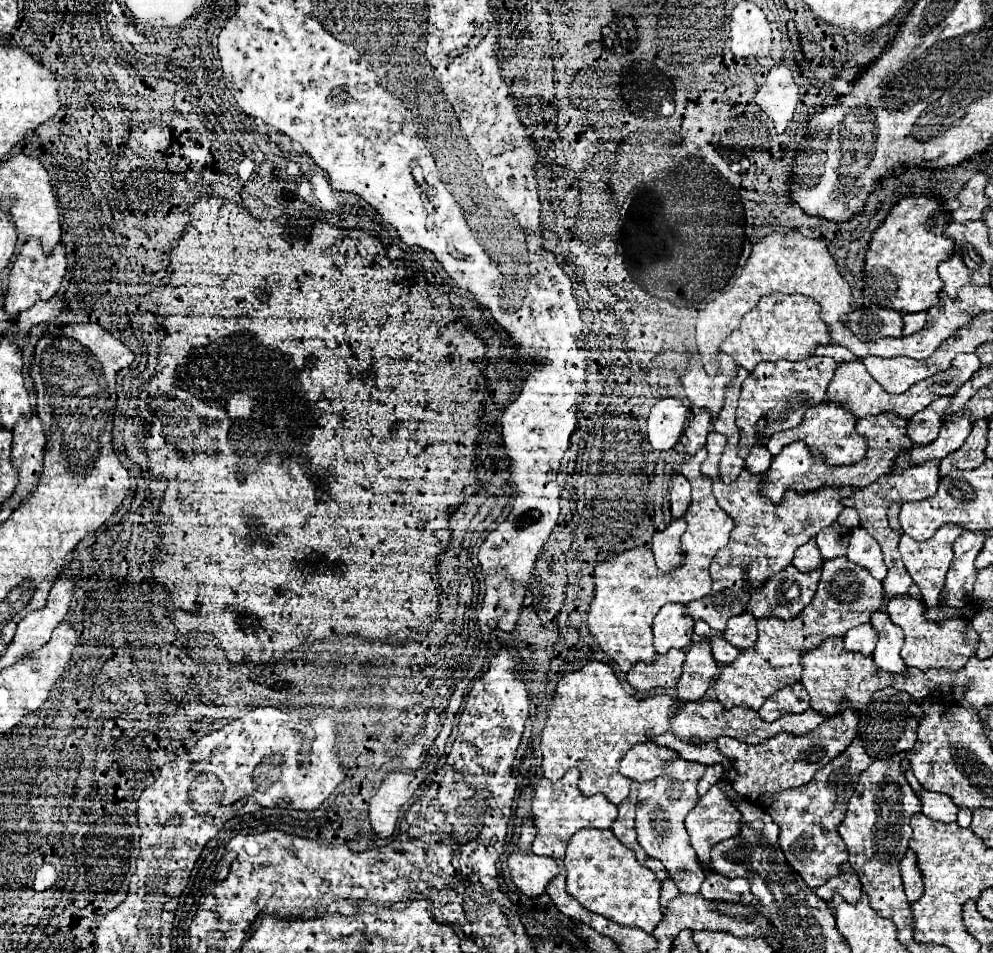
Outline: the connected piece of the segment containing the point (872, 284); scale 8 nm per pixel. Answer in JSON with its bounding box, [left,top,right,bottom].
[864,196,954,314]

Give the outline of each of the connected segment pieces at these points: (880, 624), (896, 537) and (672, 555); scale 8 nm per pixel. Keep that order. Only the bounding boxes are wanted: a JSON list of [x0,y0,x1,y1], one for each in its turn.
[[870,610,906,674],[844,462,940,596],[652,518,686,572]]

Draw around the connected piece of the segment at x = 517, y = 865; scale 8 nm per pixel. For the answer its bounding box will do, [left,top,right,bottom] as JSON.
[508,818,558,898]

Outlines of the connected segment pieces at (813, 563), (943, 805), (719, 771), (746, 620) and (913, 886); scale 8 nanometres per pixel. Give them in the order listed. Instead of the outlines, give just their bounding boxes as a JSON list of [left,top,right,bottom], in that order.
[[792,540,822,572],[906,770,958,824],[698,764,724,796],[724,612,758,650],[898,852,924,902]]

